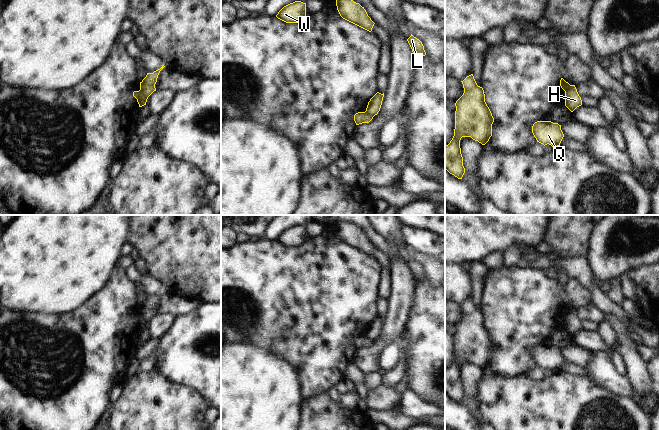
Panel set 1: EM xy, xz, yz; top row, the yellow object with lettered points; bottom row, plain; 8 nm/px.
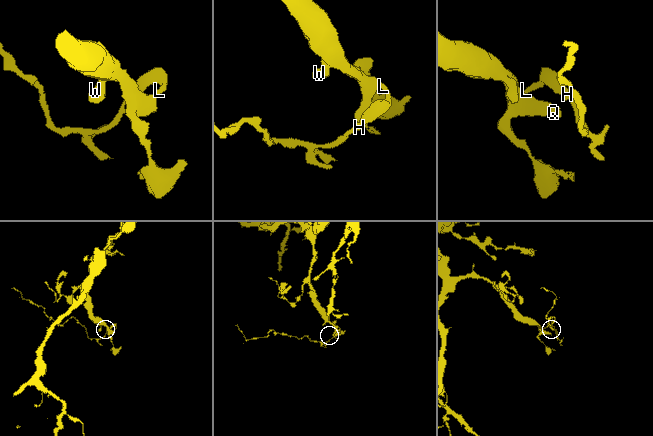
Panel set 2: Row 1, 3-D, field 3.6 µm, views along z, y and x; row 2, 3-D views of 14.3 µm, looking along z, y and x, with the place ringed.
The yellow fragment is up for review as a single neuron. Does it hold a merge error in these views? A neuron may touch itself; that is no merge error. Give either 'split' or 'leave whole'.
split

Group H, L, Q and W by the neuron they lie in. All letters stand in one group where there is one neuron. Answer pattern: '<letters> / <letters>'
H / L Q W

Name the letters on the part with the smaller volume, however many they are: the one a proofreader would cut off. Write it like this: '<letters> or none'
H

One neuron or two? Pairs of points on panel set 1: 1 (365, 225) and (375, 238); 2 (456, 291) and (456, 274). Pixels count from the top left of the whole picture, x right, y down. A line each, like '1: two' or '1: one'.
1: one
2: one

